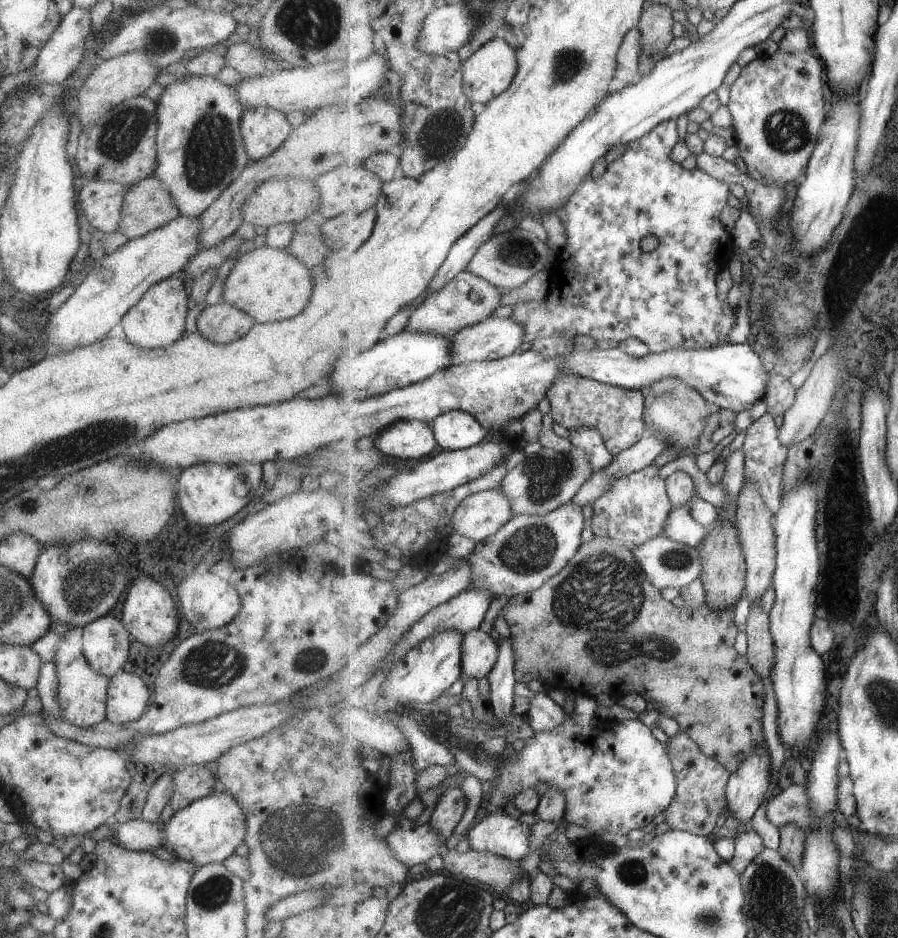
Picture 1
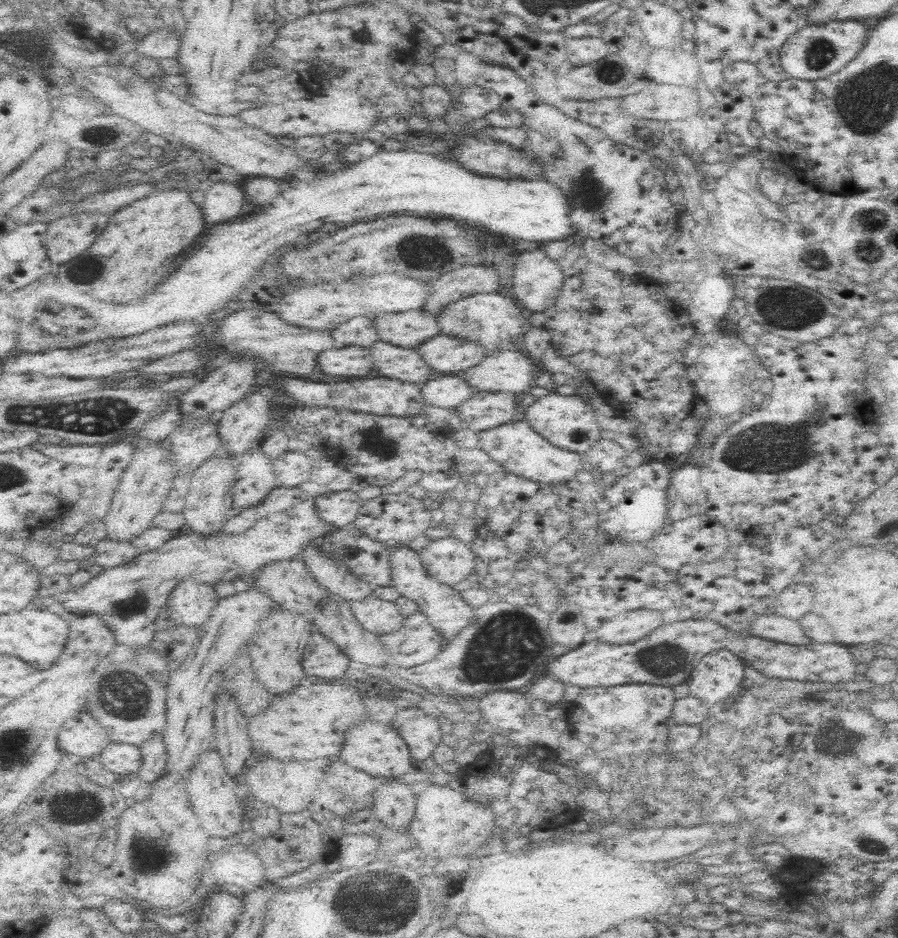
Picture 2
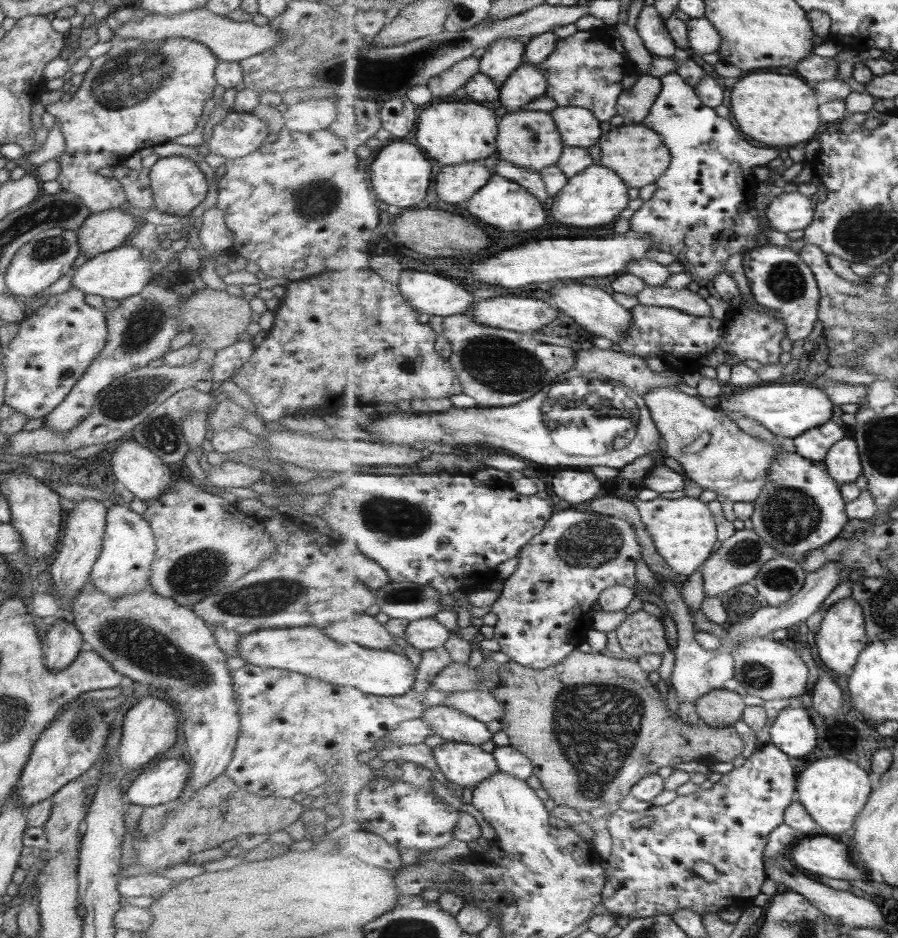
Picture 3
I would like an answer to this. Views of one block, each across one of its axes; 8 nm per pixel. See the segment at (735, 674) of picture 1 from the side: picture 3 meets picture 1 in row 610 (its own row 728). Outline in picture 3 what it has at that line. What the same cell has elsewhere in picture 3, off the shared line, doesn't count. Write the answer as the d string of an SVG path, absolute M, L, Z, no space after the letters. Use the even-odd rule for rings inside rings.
M576 649L571 655L567 656L563 662L546 668L545 670L535 670L533 667L529 668L523 664L515 661L509 661L507 664L499 668L501 684L497 686L496 696L497 701L505 706L505 718L501 720L501 730L509 736L510 745L517 748L519 752L523 752L529 758L534 766L533 775L543 784L544 790L550 795L550 798L559 806L569 806L581 812L593 812L596 807L606 806L608 804L619 803L625 800L632 792L632 788L636 786L640 780L643 780L650 774L657 774L661 768L677 766L677 764L687 762L702 762L708 760L711 763L725 762L731 763L737 756L743 754L743 738L739 736L739 732L735 730L735 726L729 728L711 728L706 723L701 722L697 724L697 728L688 726L679 716L675 716L667 702L663 700L663 694L657 690L656 684L651 682L649 672L647 672L636 659L619 659L603 655L601 653L585 653Z

